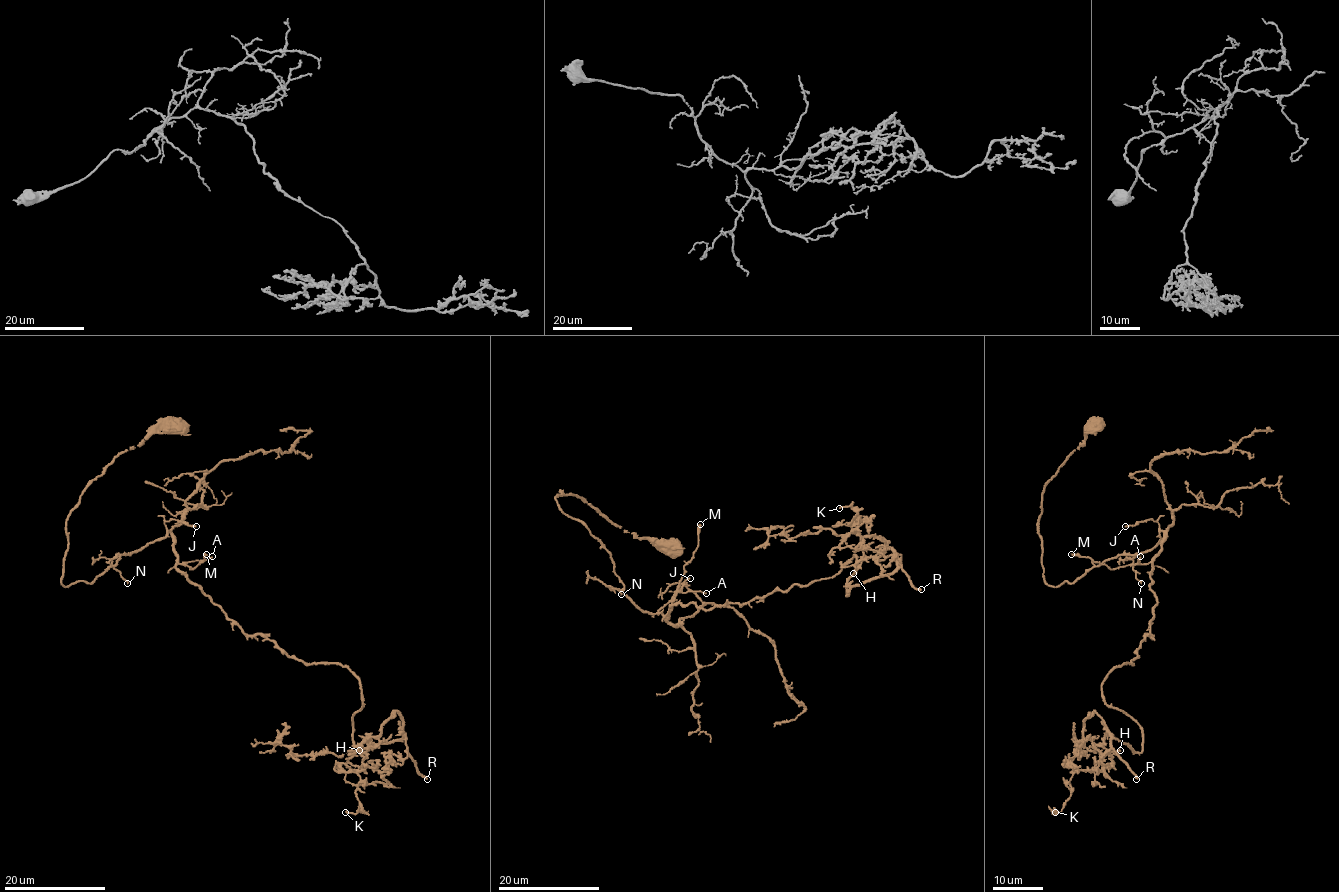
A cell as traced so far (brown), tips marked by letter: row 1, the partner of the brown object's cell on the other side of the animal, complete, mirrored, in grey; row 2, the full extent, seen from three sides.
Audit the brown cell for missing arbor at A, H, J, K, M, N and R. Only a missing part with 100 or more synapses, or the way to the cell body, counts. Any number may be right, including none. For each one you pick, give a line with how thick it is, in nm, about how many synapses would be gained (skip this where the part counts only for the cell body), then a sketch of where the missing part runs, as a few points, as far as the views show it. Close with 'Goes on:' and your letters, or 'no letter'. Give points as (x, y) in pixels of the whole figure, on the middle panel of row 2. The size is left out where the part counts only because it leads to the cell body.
R: 240 nm thick; about 170 synapses
Goes on: R

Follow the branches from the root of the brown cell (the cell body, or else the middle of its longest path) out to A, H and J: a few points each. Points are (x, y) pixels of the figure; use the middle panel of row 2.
A: (667, 548), (615, 526), (575, 494), (556, 497), (606, 550), (642, 609), (666, 616), (678, 592), (706, 593)
H: (667, 548), (556, 497), (651, 613), (809, 585), (854, 554), (847, 596), (896, 554), (867, 536), (853, 573)
J: (667, 548), (615, 526), (575, 494), (556, 497), (606, 550), (624, 593), (642, 609), (661, 612), (690, 578)

